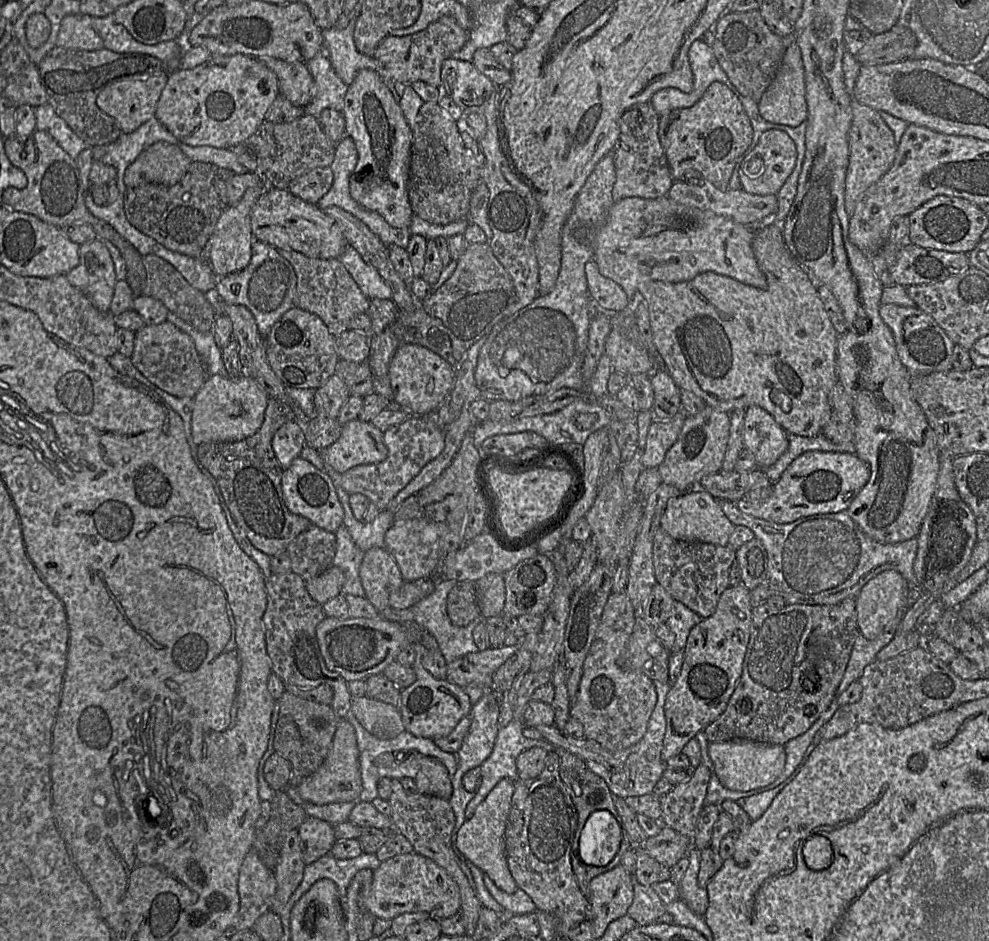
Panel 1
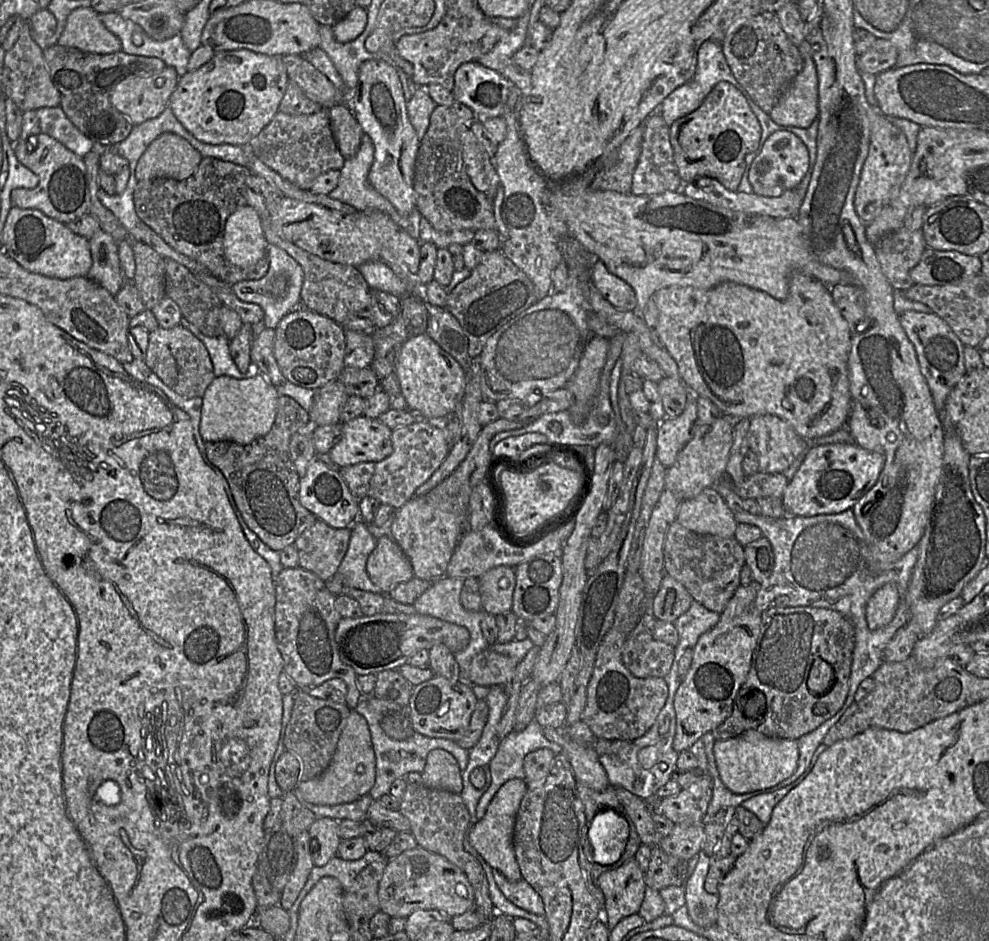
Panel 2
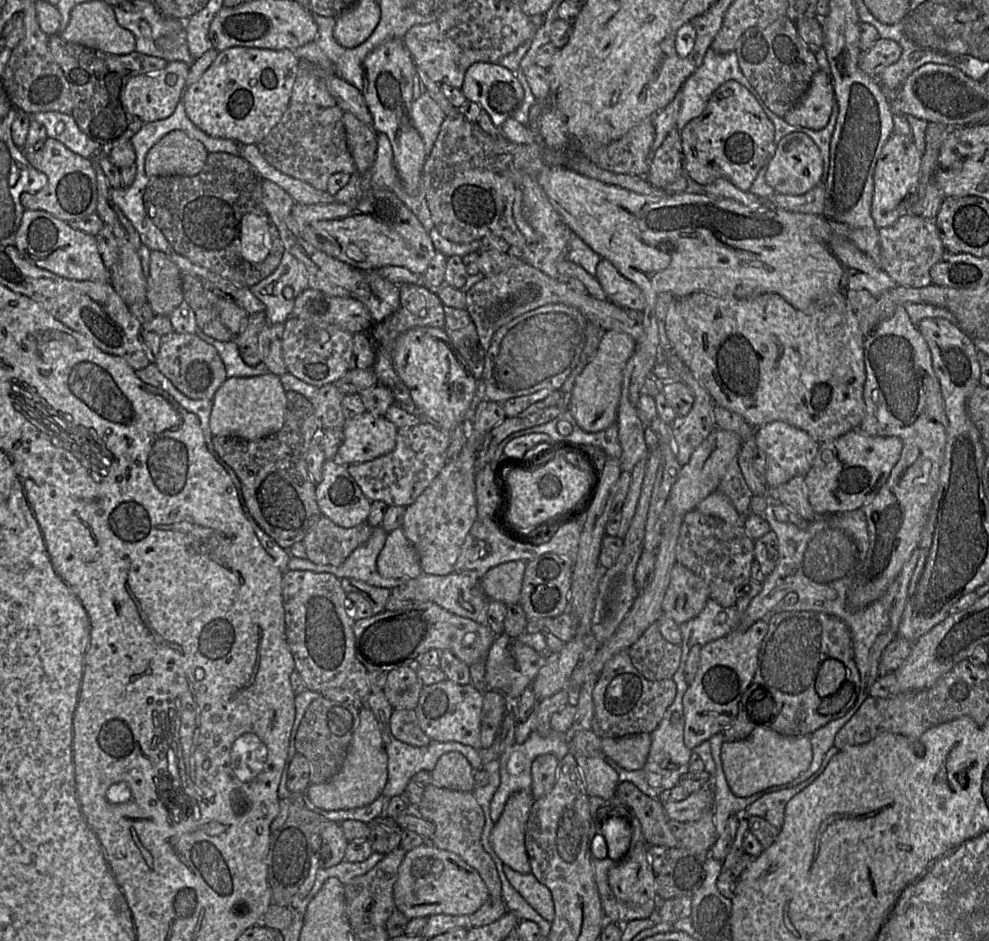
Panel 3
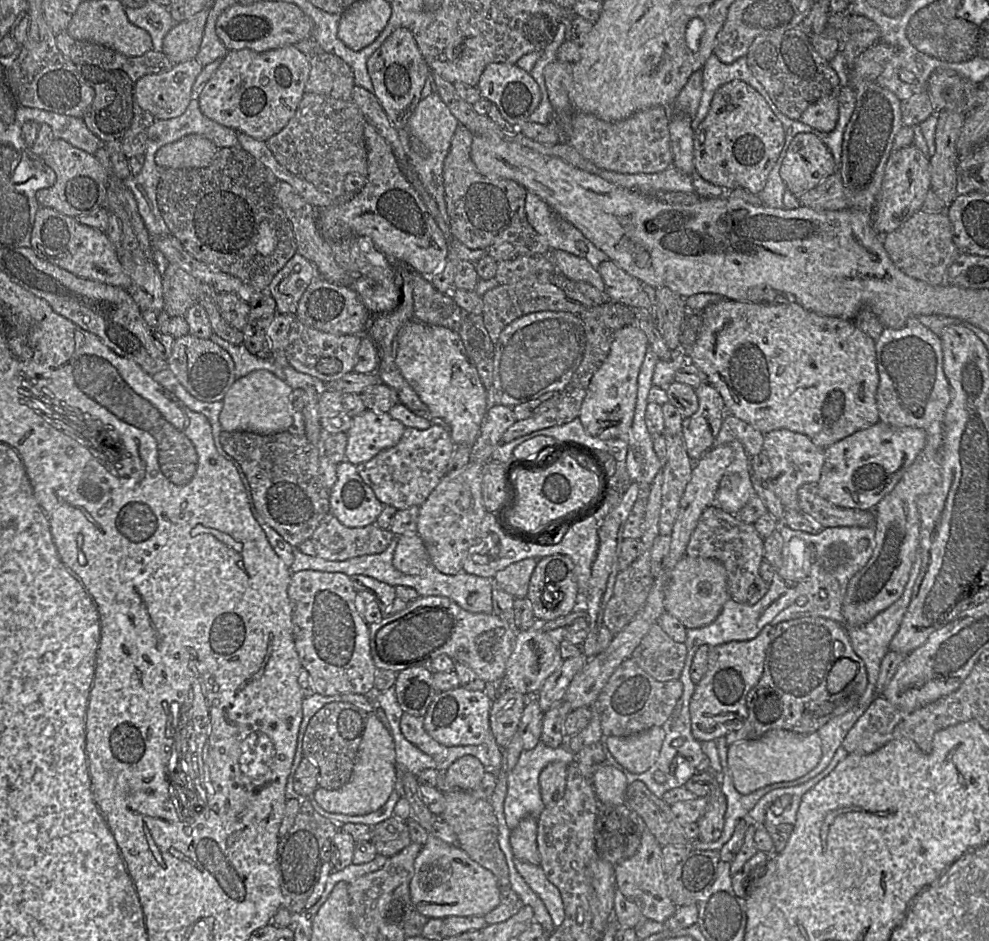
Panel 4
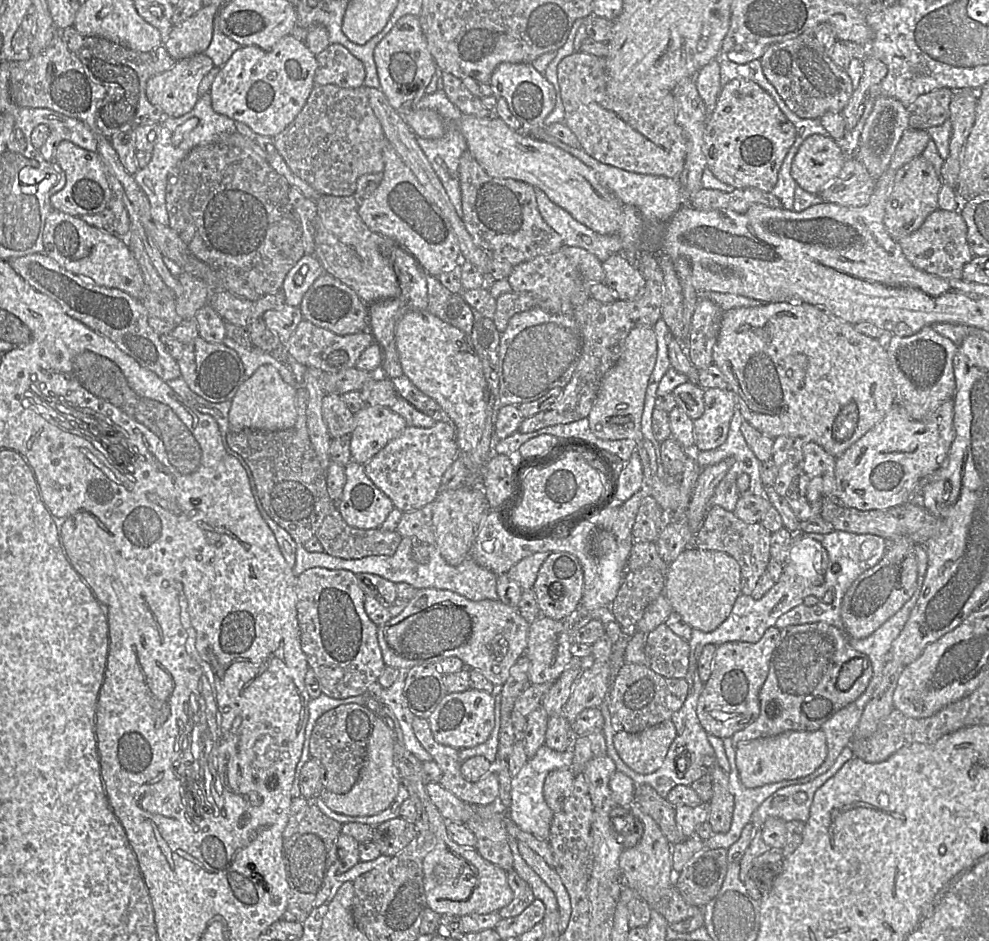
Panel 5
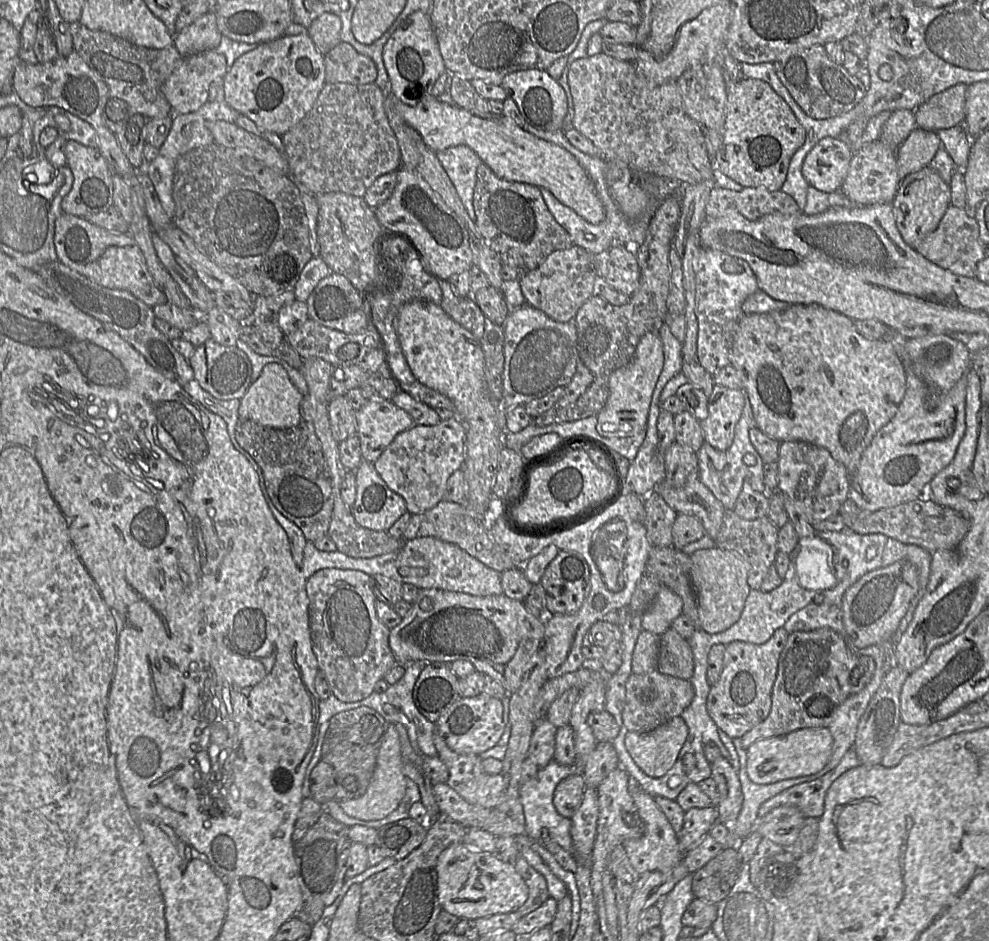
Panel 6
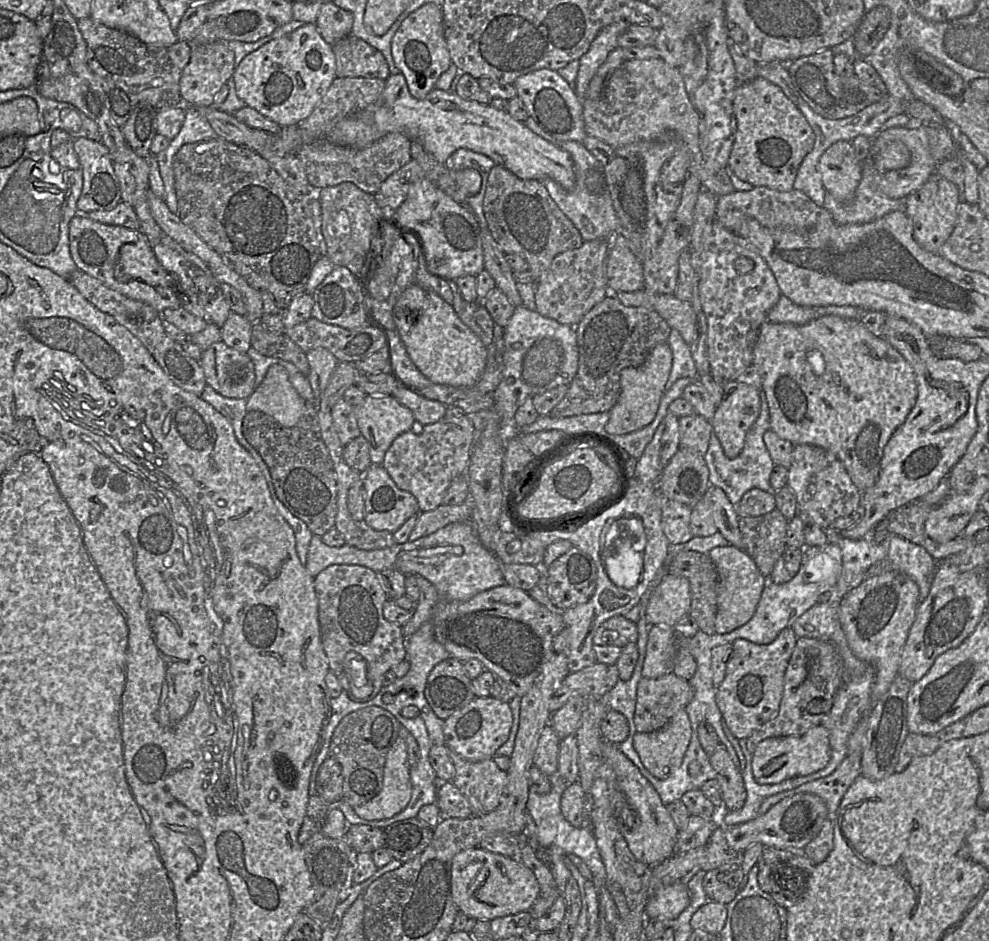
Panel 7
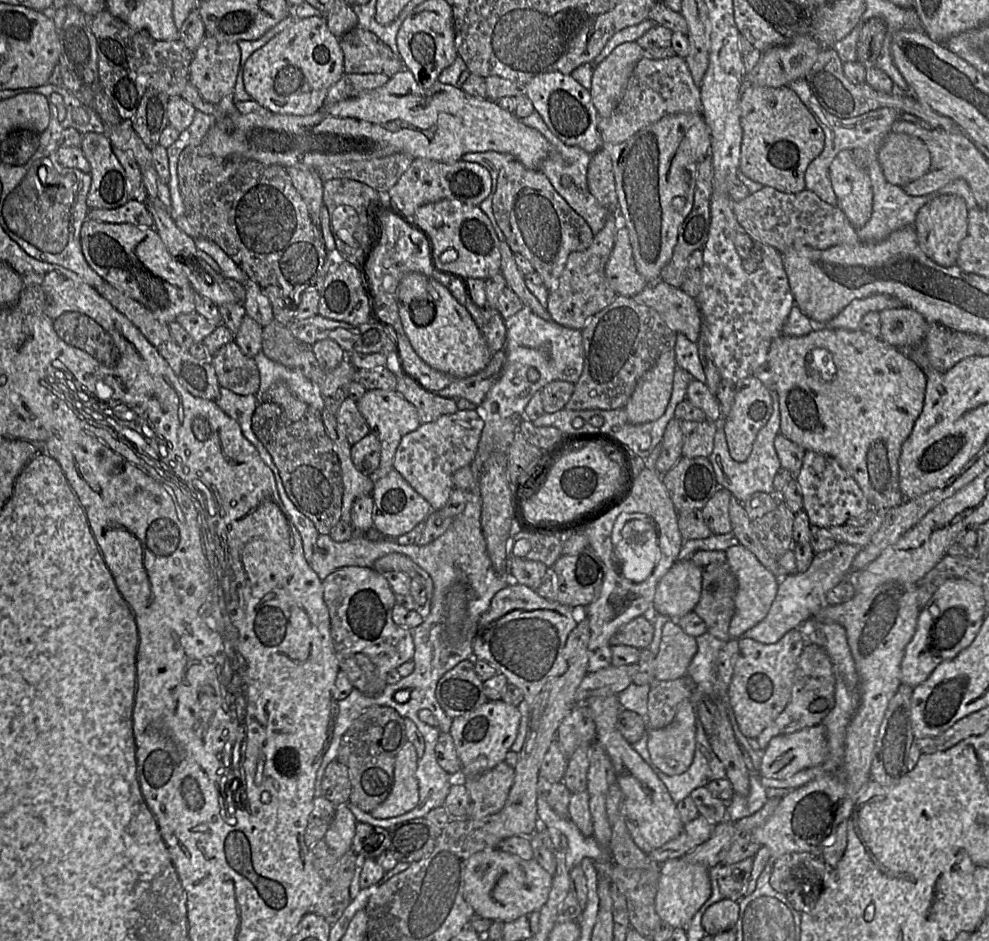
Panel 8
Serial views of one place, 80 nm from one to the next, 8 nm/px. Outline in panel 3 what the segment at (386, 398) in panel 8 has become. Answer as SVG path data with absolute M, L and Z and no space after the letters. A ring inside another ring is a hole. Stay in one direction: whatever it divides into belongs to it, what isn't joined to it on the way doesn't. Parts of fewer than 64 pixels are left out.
M369 412L347 420L342 428L343 443L333 461L353 465L386 455L395 448L398 429L384 416Z

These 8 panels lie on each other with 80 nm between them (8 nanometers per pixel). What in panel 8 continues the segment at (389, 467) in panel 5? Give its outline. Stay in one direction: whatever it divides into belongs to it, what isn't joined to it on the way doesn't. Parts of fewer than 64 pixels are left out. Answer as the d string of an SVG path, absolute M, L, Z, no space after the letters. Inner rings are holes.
M480 405L475 410L457 411L433 422L421 423L416 430L401 439L395 453L393 469L430 504L433 511L439 511L444 508L455 488L452 482L454 472L472 465L483 428Z

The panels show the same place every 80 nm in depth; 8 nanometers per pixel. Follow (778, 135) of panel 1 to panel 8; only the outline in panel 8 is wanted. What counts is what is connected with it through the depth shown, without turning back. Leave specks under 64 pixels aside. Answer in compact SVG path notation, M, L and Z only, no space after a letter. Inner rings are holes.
M847 149L835 156L829 175L837 206L855 229L863 227L869 221L873 208L869 175L854 163L852 151Z

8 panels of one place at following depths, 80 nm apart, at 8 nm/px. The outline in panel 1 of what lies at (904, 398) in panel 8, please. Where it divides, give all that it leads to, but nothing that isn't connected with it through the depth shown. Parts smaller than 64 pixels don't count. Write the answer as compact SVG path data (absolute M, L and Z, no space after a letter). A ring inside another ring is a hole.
M763 222L759 225L755 225L753 230L754 237L752 240L752 249L757 264L766 277L766 288L760 289L753 287L728 276L708 271L698 274L693 279L684 282L646 282L640 285L640 299L645 301L648 306L653 342L662 359L663 368L680 389L691 391L703 399L708 406L728 413L735 409L746 409L752 405L759 406L767 411L787 433L803 437L814 437L820 434L830 414L830 393L838 381L836 371L836 349L839 334L824 309L823 302L815 284L812 282L808 273L796 263L786 249L783 242L781 226L779 226L779 224Z

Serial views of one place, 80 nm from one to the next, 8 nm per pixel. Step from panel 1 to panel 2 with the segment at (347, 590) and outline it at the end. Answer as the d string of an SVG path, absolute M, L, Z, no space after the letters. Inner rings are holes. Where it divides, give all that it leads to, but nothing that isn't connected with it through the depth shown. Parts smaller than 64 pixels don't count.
M364 522L352 523L348 528L351 530L349 546L337 573L341 575L344 587L378 593L379 588L366 571L367 559L378 539L370 533Z

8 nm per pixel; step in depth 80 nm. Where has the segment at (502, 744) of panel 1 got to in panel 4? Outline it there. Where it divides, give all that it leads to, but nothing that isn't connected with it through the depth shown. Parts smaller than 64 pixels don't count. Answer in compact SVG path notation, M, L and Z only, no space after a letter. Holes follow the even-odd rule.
M540 741L532 750L523 750L520 754L516 767L506 772L507 792L504 800L504 817L510 829L514 829L519 822L526 817L535 819L545 809L541 796L539 775L541 771L552 762L561 762L566 765L575 760L575 754L565 745L551 748Z

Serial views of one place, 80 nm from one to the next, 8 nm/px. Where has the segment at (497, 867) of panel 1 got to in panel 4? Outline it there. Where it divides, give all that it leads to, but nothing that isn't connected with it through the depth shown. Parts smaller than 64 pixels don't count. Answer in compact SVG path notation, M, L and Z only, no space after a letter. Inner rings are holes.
M526 817L511 830L510 846L517 860L539 864L537 848L537 819Z

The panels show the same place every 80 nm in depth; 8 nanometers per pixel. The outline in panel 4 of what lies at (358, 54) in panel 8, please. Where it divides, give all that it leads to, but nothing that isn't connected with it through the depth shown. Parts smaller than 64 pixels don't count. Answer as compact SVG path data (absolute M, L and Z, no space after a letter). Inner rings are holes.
M324 51L310 55L310 72L305 84L306 93L350 100L354 86L353 71L342 58Z

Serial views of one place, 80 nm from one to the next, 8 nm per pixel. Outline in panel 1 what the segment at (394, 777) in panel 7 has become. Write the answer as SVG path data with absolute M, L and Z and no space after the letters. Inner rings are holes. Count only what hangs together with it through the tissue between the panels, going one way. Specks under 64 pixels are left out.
M342 720L337 726L331 748L319 768L296 786L300 796L314 804L358 801L362 791L359 749L355 729L350 721Z

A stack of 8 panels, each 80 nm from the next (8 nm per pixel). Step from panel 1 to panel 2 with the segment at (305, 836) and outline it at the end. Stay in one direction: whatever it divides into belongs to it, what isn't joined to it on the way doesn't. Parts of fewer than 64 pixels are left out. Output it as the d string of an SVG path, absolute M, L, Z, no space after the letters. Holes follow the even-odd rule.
M317 818L309 827L310 853L315 866L324 866L337 855L342 841L338 824L338 821L331 818Z

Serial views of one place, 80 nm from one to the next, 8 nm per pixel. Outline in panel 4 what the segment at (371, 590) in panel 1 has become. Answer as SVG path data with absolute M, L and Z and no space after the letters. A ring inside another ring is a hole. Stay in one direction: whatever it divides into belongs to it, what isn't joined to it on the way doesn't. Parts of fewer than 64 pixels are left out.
M416 533L397 537L393 554L394 567L404 574L420 575L430 564L430 557L423 540Z

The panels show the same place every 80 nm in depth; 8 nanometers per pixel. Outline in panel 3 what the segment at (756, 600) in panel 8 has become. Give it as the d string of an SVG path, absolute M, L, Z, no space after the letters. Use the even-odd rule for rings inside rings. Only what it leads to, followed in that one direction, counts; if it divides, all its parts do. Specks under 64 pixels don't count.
M676 564L662 602L662 614L681 625L700 614L707 604L709 588L691 570Z

